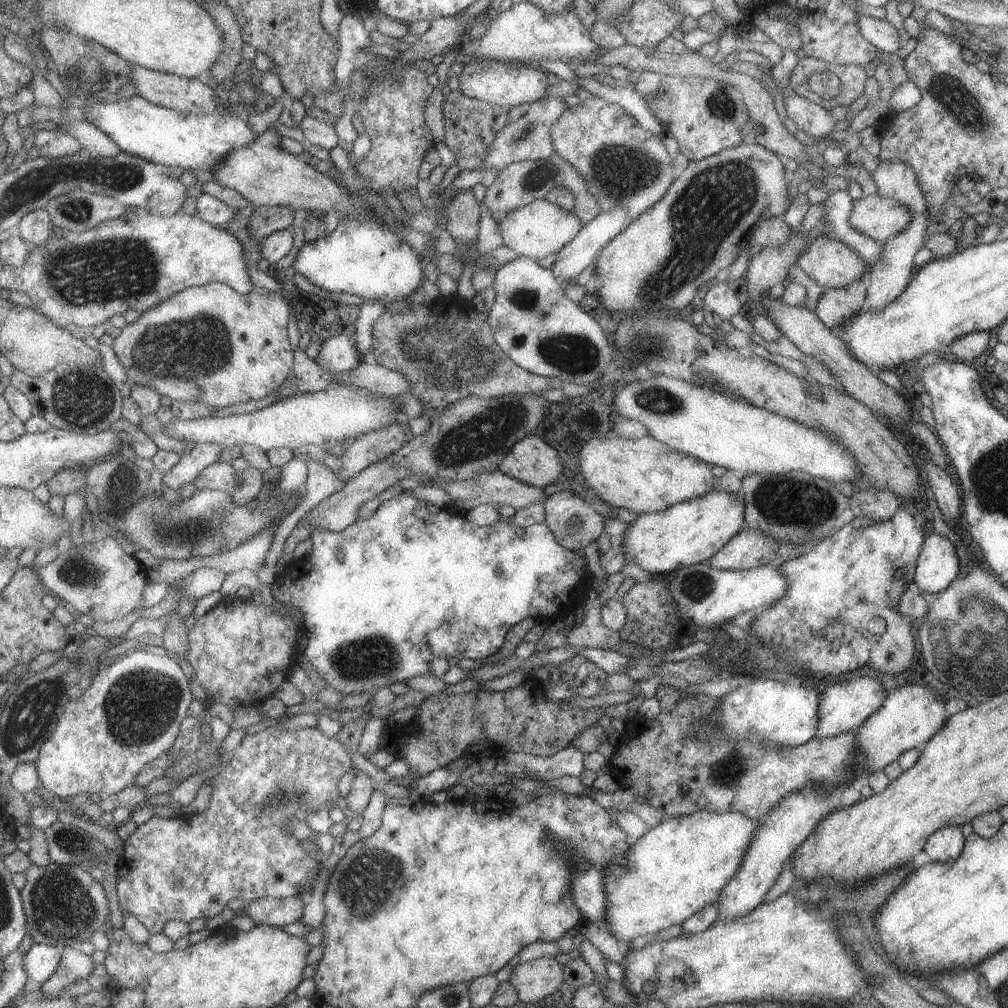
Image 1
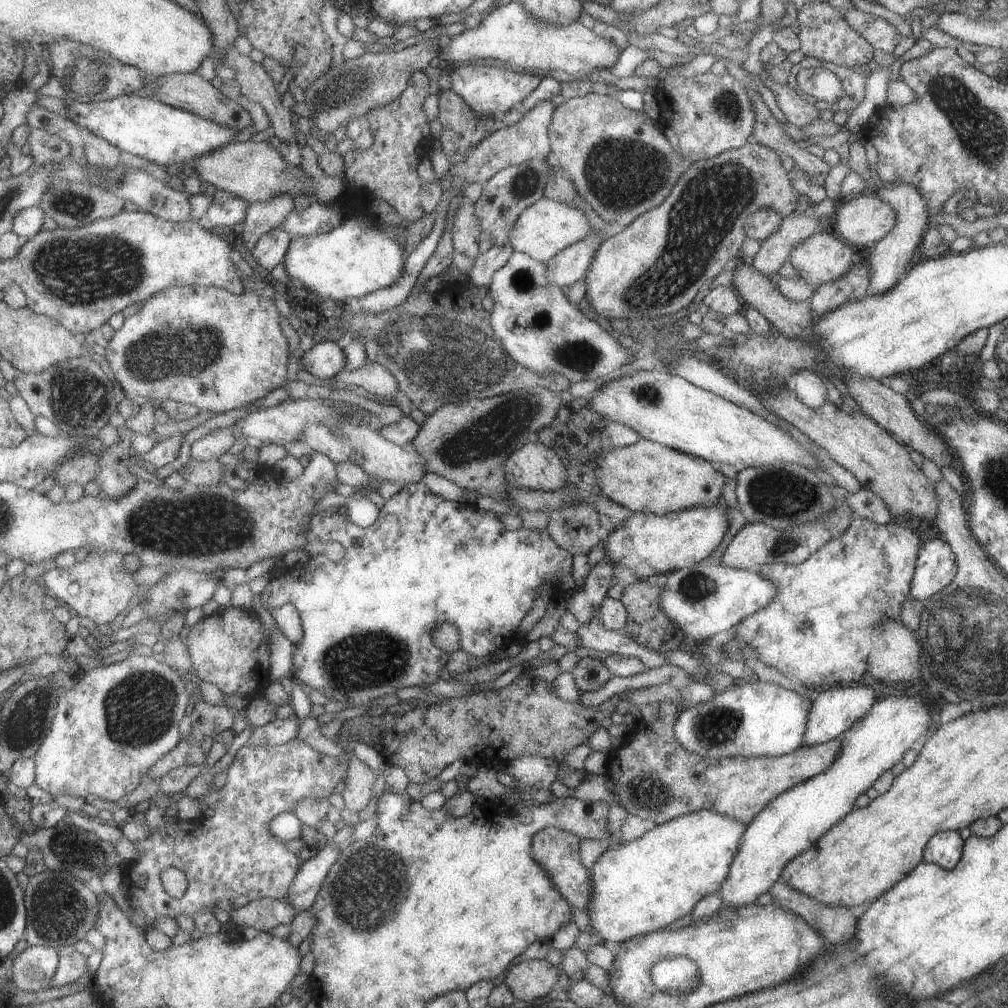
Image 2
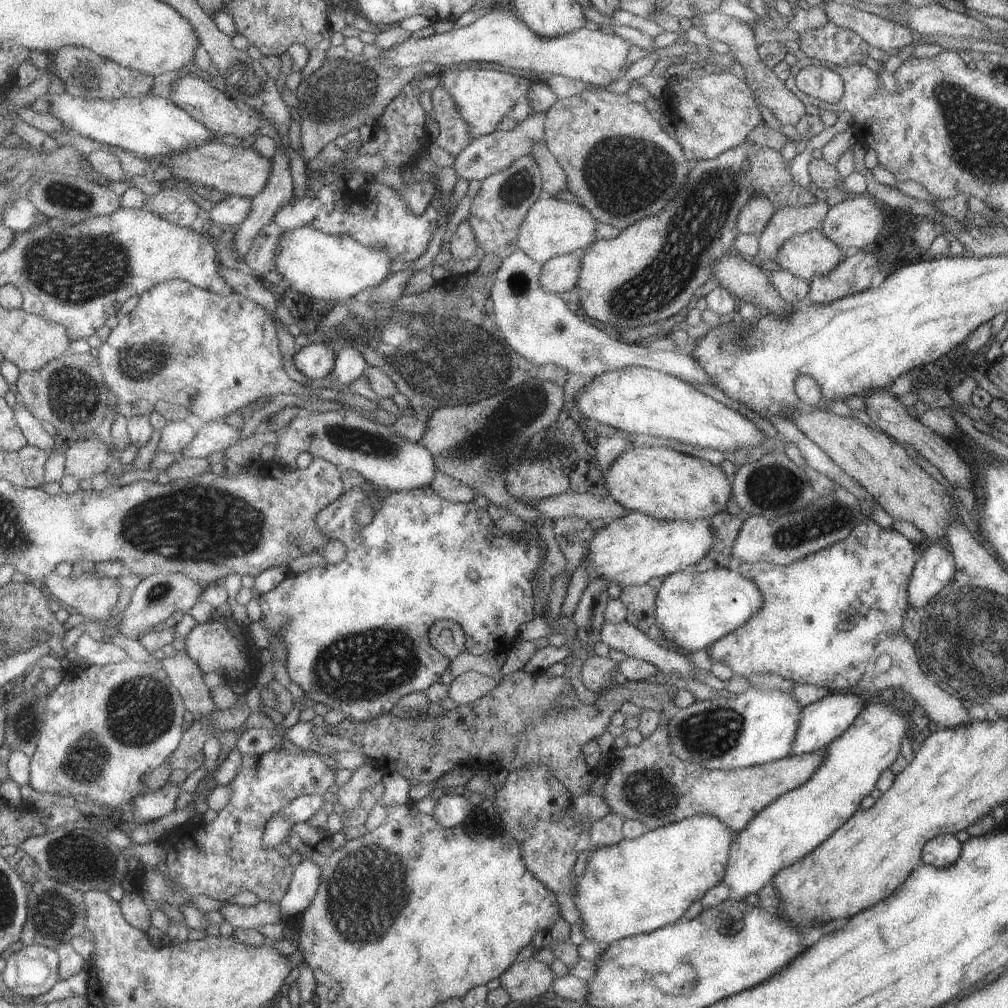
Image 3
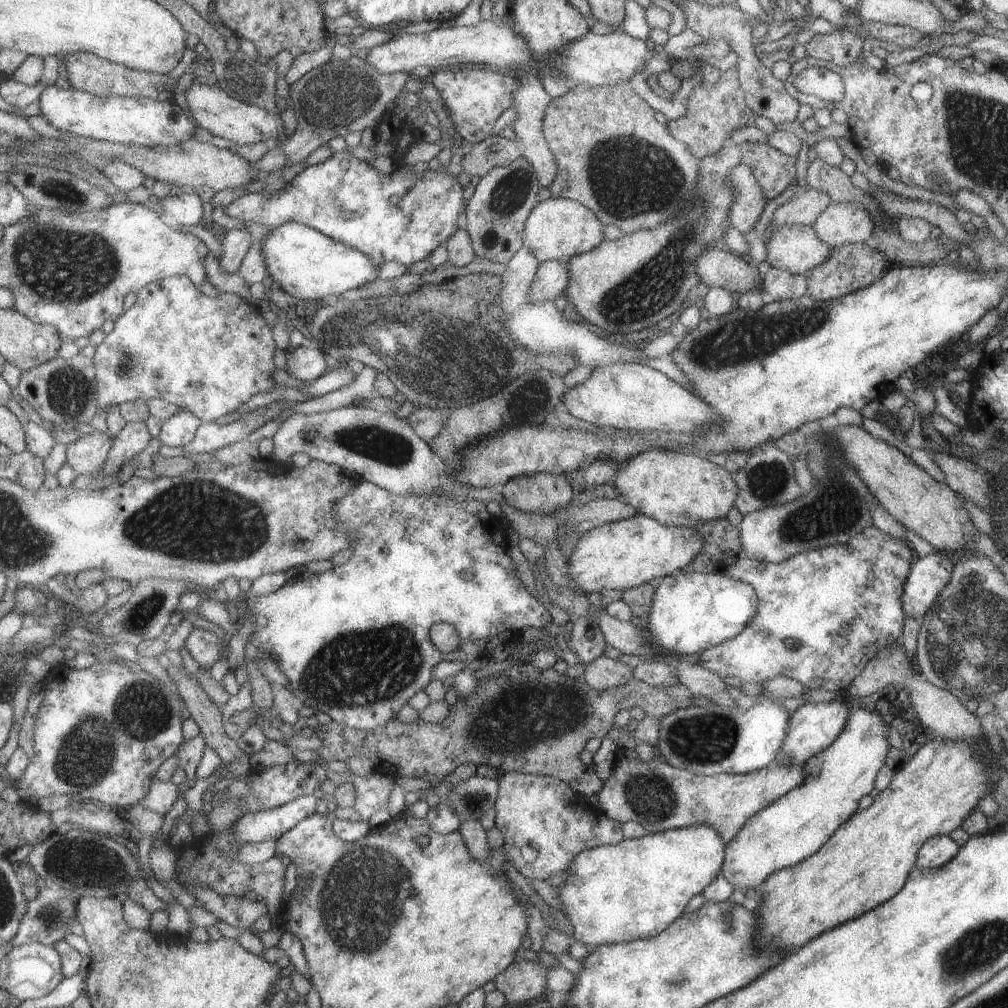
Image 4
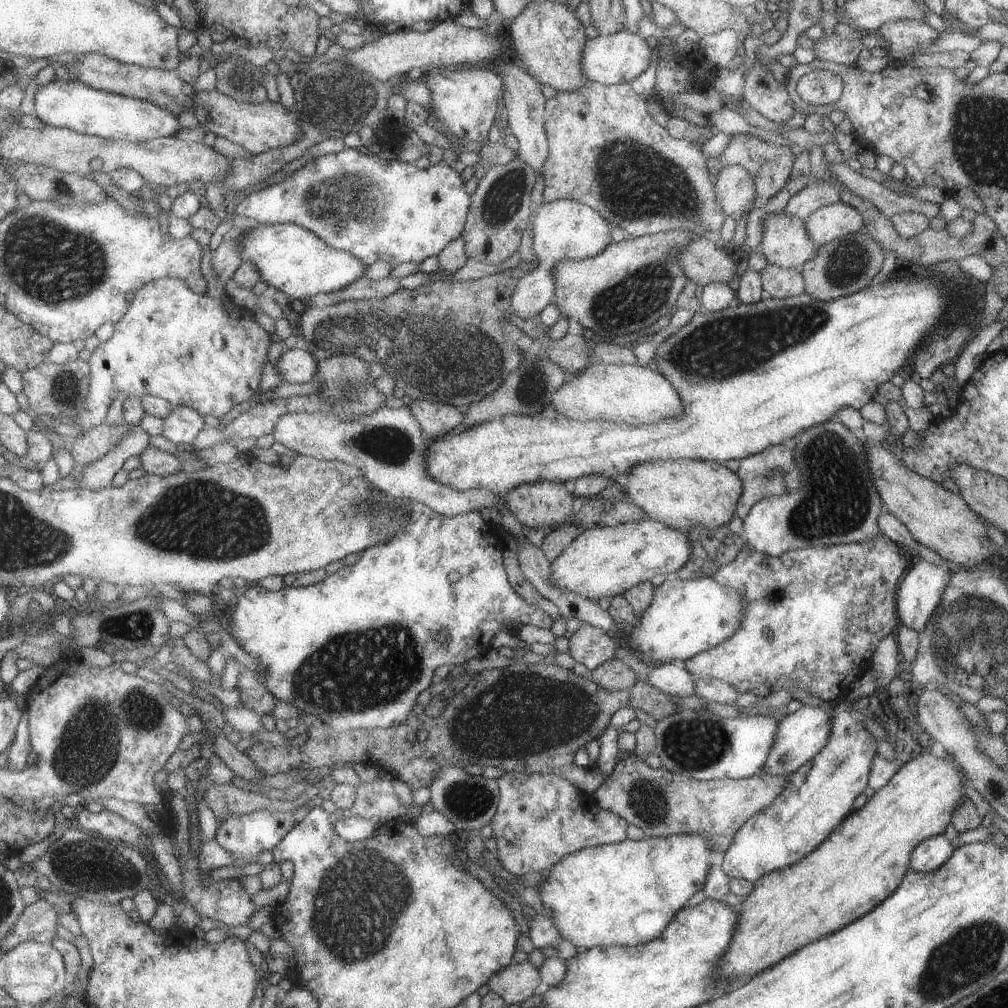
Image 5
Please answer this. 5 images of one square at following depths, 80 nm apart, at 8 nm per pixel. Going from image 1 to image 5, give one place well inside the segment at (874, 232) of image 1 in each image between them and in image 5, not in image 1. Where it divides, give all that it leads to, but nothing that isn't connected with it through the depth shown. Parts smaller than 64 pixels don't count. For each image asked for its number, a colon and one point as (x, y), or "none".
2: (861, 220)
3: (855, 221)
4: (839, 223)
5: (830, 222)

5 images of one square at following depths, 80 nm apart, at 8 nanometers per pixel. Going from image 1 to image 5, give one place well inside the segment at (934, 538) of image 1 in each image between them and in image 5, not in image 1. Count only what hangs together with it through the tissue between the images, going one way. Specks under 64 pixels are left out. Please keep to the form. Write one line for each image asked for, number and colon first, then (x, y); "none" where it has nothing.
2: (935, 566)
3: (935, 568)
4: (928, 575)
5: (921, 587)

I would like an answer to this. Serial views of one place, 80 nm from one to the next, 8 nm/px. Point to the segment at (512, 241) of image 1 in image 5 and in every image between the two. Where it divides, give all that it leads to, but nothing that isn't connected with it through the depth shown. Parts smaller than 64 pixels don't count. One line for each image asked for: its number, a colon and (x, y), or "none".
2: (547, 226)
3: (552, 227)
4: (557, 228)
5: (564, 229)

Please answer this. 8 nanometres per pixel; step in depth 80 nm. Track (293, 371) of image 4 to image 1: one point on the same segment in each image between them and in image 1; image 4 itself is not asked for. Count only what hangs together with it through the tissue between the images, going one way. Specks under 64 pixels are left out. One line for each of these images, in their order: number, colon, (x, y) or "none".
1: (338, 353)
2: (323, 360)
3: (315, 360)

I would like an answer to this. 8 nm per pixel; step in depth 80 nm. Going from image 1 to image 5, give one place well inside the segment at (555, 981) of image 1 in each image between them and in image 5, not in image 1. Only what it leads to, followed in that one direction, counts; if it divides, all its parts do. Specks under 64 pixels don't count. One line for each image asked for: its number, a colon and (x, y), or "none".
2: (528, 979)
3: (527, 979)
4: (521, 982)
5: (515, 983)

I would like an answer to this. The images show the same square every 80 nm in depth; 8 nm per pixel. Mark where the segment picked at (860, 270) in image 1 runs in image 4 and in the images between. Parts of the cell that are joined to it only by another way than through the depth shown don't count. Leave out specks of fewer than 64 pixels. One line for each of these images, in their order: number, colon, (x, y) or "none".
2: (821, 257)
3: (806, 254)
4: (795, 248)

